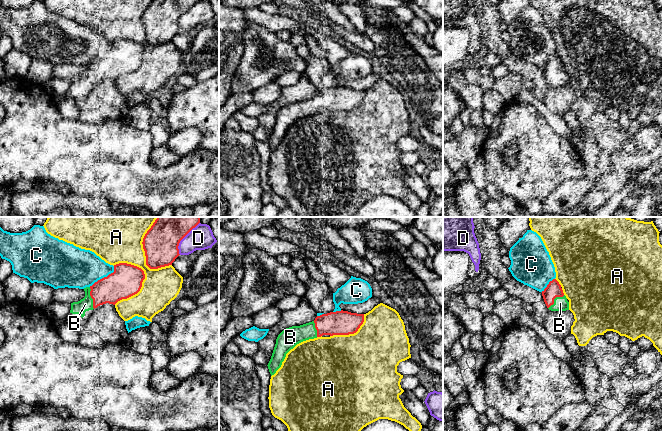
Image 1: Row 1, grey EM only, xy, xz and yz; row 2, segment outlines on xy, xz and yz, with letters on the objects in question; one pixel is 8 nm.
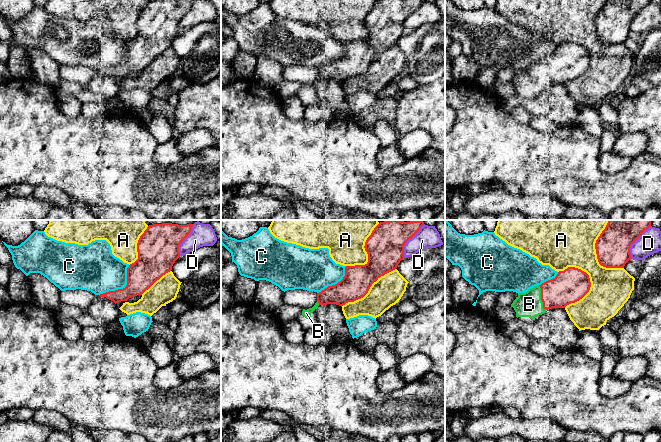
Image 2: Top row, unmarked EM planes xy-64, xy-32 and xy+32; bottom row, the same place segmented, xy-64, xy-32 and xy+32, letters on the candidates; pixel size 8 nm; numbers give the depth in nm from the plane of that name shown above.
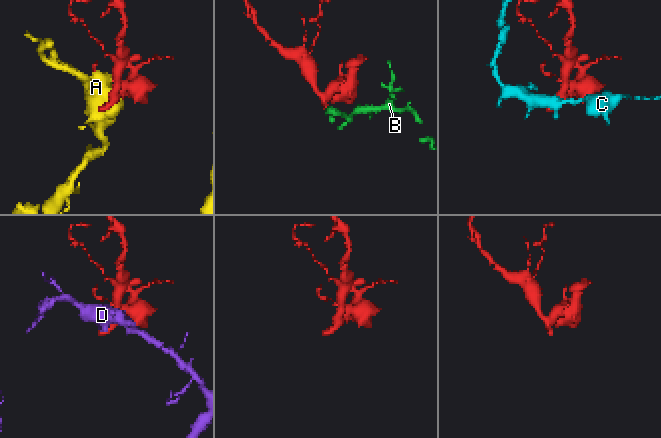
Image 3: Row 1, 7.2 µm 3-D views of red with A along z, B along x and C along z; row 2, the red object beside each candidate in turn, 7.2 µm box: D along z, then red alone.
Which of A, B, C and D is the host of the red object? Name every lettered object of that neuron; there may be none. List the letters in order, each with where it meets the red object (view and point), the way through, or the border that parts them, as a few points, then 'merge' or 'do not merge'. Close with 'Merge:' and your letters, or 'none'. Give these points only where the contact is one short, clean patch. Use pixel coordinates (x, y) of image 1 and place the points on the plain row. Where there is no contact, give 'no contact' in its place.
A: meets red in xy at (138, 67); do not merge
B: meets red in xy at (91, 73); merge
C: meets red in xy at (104, 53); do not merge
D: meets red in xy at (182, 14); do not merge
Merge: B

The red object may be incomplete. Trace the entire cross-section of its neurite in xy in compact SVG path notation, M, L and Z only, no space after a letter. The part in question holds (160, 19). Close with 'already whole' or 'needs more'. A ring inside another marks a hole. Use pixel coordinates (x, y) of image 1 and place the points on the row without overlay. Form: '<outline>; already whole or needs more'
M153 0L143 14L146 41L150 45L172 41L179 30L180 17L198 0Z; already whole

